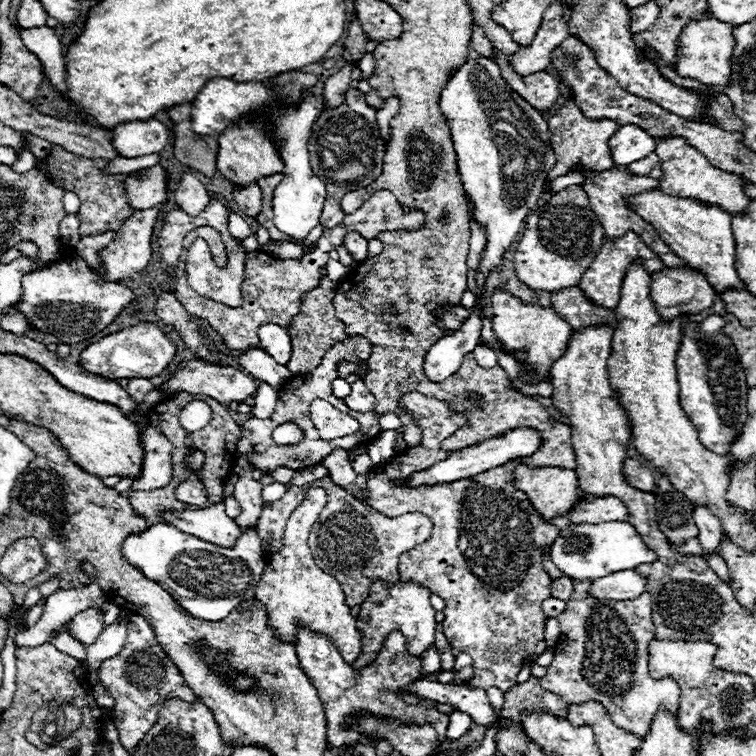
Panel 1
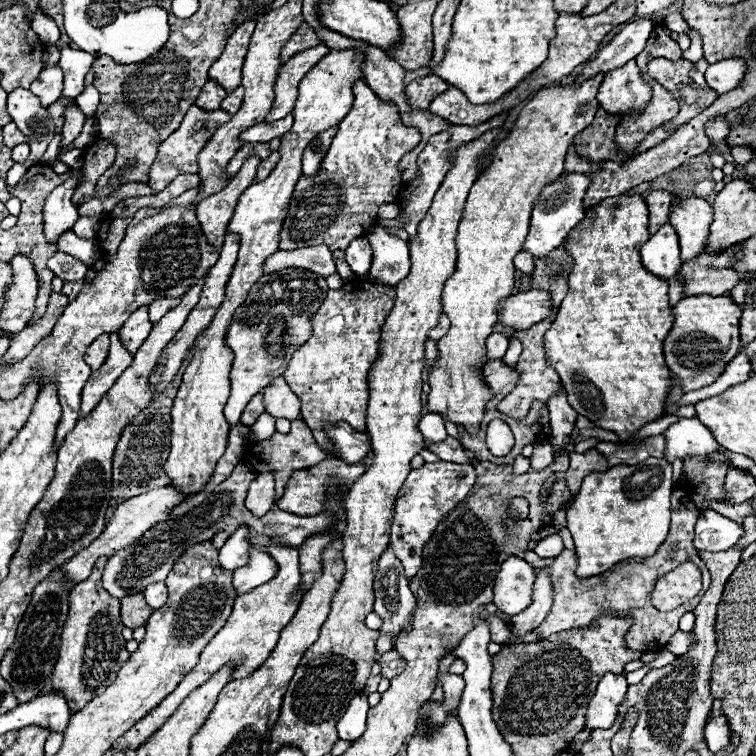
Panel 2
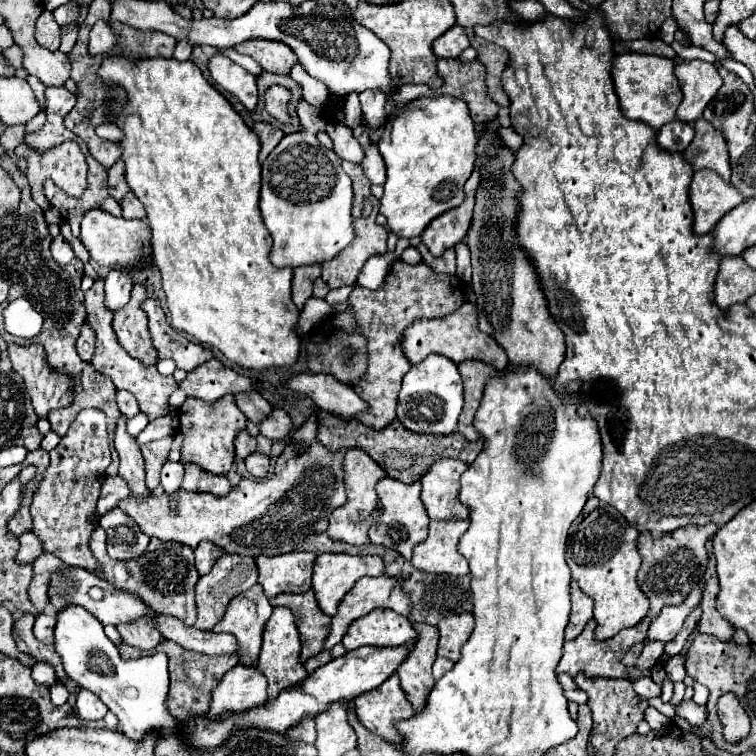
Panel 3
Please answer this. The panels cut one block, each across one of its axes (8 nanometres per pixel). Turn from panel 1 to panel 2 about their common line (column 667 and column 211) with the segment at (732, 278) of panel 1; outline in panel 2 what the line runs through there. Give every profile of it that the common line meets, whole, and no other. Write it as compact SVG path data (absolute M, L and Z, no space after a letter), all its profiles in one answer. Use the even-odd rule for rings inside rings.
M250 156L242 164L238 174L234 178L230 178L230 182L220 192L200 200L200 204L196 206L196 216L200 220L200 226L204 228L204 234L208 236L208 242L216 250L220 250L222 244L224 244L226 228L228 228L228 222L232 220L238 198L244 192L244 188L248 188L248 184L254 182L258 164L260 164L260 158Z

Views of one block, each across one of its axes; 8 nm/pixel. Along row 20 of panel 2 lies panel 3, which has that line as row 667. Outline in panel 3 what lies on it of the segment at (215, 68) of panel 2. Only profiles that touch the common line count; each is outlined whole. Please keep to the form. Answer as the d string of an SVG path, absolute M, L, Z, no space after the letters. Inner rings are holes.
M254 584L244 594L236 596L226 610L222 622L214 626L216 632L228 632L236 636L238 642L238 656L240 664L246 668L254 668L260 648L262 648L262 634L264 624L272 614L272 606L264 596L264 590Z

